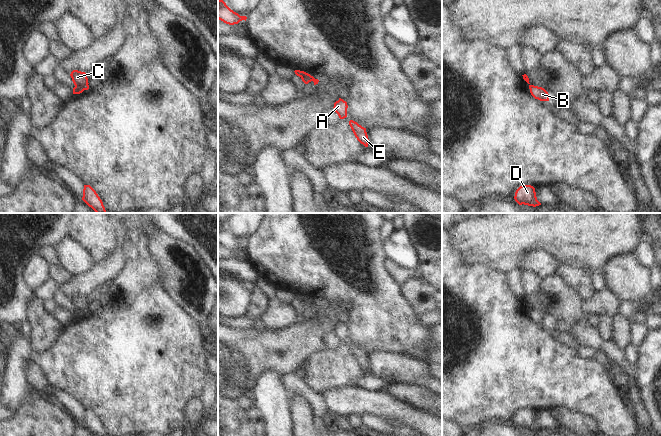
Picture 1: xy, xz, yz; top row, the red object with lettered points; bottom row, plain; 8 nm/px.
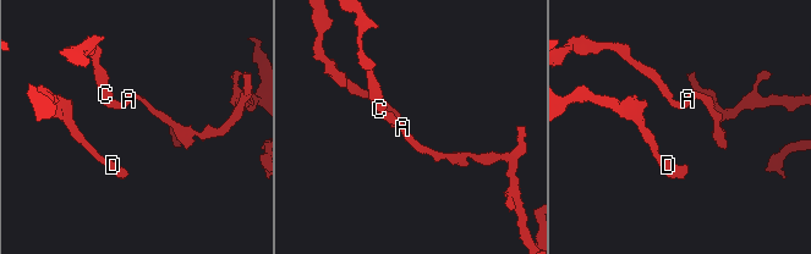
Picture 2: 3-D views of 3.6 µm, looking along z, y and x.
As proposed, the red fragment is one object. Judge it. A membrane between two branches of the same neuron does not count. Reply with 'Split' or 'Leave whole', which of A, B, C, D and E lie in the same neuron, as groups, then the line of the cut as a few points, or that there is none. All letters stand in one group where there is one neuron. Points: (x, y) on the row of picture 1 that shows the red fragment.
Split. Groups: A B E / C D. Split along xy (87, 84), (75, 87)

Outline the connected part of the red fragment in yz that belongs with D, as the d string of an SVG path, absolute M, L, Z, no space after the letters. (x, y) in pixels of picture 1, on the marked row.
M531 185L520 186L514 196L519 205L539 206L541 203L537 200L535 188Z

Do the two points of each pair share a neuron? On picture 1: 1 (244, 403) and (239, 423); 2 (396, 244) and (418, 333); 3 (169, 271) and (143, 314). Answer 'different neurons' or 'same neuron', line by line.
1: different neurons
2: different neurons
3: different neurons

